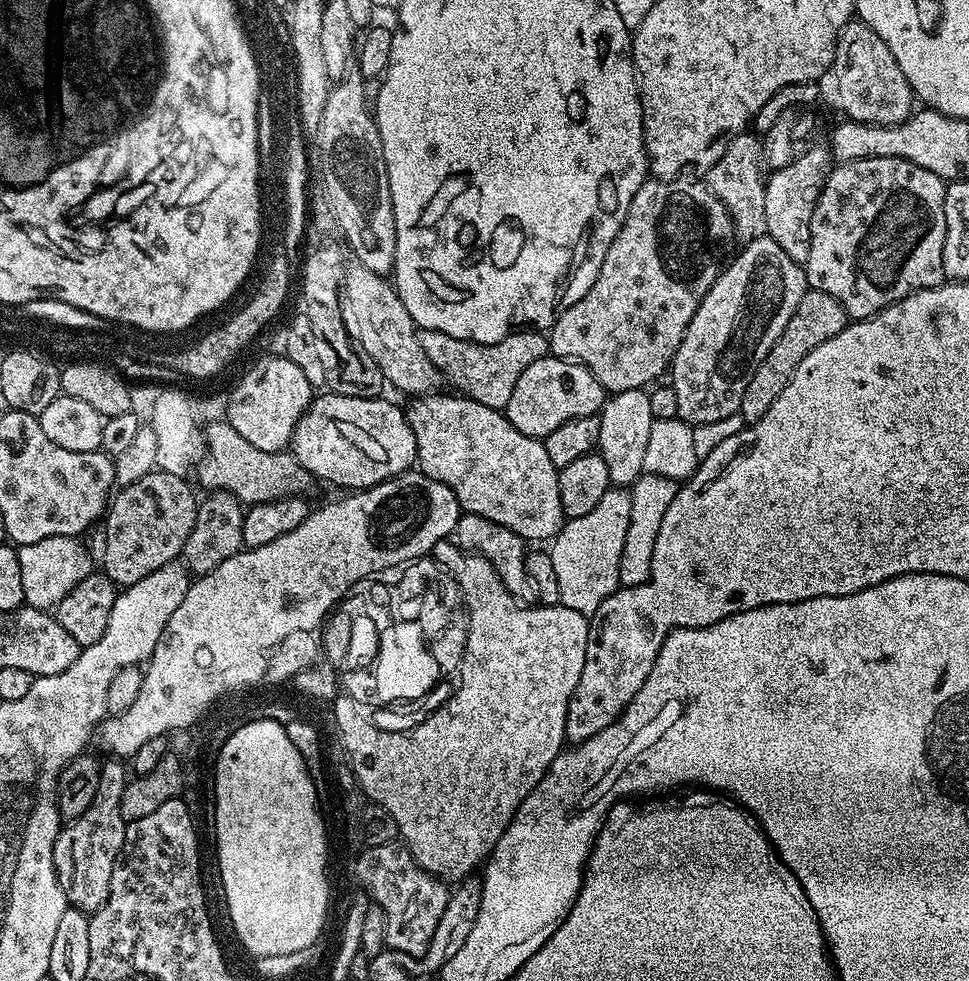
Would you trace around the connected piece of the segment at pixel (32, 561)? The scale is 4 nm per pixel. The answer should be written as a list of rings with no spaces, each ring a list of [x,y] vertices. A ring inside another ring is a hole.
[[[55,536],[16,548],[18,562],[22,565],[22,590],[27,607],[55,609],[56,603],[66,598],[66,594],[70,594],[70,590],[74,590],[74,586],[78,586],[78,582],[93,571],[94,564],[80,542],[74,536]]]

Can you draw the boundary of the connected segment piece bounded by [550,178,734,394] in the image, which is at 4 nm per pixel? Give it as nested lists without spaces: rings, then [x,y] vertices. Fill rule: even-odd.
[[[688,178],[645,180],[638,194],[634,194],[634,202],[630,202],[630,210],[619,234],[610,250],[606,250],[606,258],[594,286],[590,286],[588,293],[574,302],[574,306],[561,312],[556,325],[550,329],[551,355],[583,364],[590,374],[594,374],[594,378],[598,378],[605,393],[647,389],[657,383],[655,380],[663,372],[665,375],[671,369],[691,319],[722,271],[722,264],[708,249],[708,236],[721,236],[720,244],[724,248],[734,244],[732,217],[728,215],[726,206],[708,189],[707,183],[684,179]],[[660,228],[676,228],[676,280],[664,261]]]

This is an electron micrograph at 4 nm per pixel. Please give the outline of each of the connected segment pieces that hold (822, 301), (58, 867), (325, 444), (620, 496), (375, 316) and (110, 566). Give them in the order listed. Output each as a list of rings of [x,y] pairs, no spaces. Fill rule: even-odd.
[[[808,290],[798,302],[797,309],[790,315],[789,322],[781,331],[778,340],[774,342],[774,346],[770,347],[761,365],[754,370],[753,377],[750,378],[749,385],[742,394],[739,415],[745,416],[745,421],[748,422],[762,418],[762,414],[766,414],[770,406],[774,406],[774,398],[778,398],[778,394],[786,390],[786,382],[790,382],[794,370],[798,370],[798,362],[802,362],[802,358],[806,358],[810,350],[834,338],[834,334],[848,327],[849,323],[847,310],[834,298],[830,298],[830,294]]]
[[[108,758],[100,765],[98,794],[86,814],[67,821],[61,827],[54,842],[54,870],[58,886],[64,891],[69,905],[85,914],[97,912],[110,894],[110,874],[114,874],[114,862],[124,845],[125,820],[122,818],[122,794],[130,776],[119,759]]]
[[[320,394],[308,405],[292,435],[290,451],[298,463],[317,481],[337,484],[344,490],[373,488],[387,480],[393,480],[416,464],[416,443],[414,430],[410,430],[405,409],[391,404],[385,398],[367,400],[335,394]]]
[[[616,486],[610,488],[588,514],[565,521],[550,546],[563,607],[591,616],[619,589],[619,564],[630,522],[630,508],[630,492]]]
[[[363,270],[355,271],[347,273],[346,287],[340,293],[342,322],[346,322],[346,330],[350,334],[350,338],[360,351],[370,354],[370,358],[374,358],[378,370],[382,370],[385,381],[391,387],[393,384],[398,391],[405,392],[405,397],[415,398],[435,393],[439,389],[436,387],[445,383],[444,375],[436,369],[434,362],[430,362],[430,358],[426,358],[420,345],[417,326],[410,318],[410,310],[406,310],[406,306],[402,306],[402,298],[398,298],[395,287],[385,277],[378,274]]]
[[[154,470],[138,482],[120,488],[111,497],[103,517],[104,565],[102,571],[117,586],[127,586],[154,574],[184,551],[184,543],[194,529],[198,497],[182,476]]]

